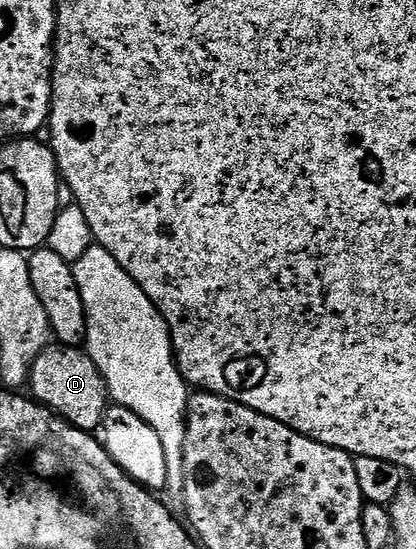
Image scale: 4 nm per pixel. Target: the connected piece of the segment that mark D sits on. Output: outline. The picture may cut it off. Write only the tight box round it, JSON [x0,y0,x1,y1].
[29,344,109,432]

